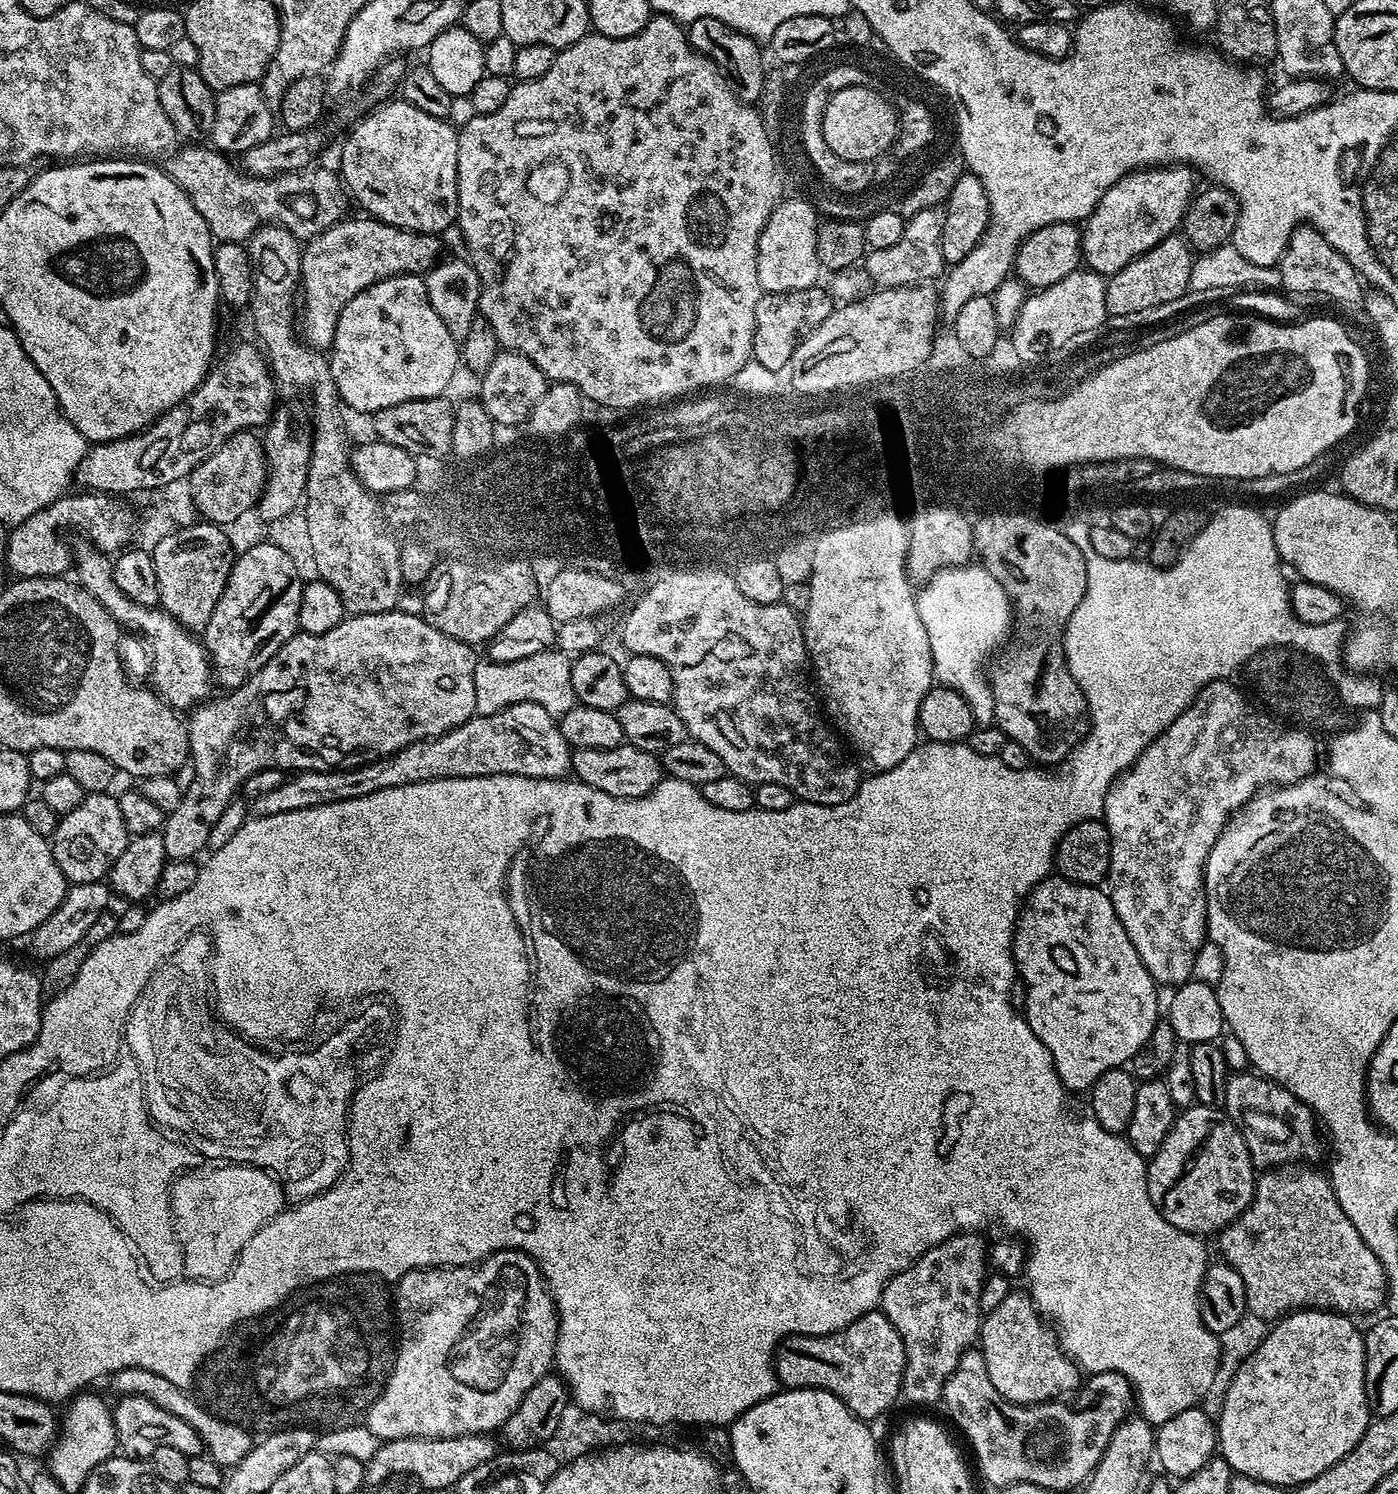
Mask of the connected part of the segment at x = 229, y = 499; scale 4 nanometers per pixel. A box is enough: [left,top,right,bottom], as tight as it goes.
[187,430,268,526]

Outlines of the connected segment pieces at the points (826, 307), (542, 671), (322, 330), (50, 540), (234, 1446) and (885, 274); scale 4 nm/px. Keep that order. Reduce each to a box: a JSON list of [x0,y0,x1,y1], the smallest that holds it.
[[752,287,834,374],[475,650,575,718],[298,218,442,350],[4,493,135,577],[110,1368,254,1470],[862,207,945,289]]

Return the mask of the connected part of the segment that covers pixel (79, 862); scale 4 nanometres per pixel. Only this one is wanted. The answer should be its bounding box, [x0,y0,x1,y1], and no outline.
[50,792,129,885]

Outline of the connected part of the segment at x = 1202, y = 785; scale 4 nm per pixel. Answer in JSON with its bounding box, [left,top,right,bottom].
[1102,679,1318,986]

